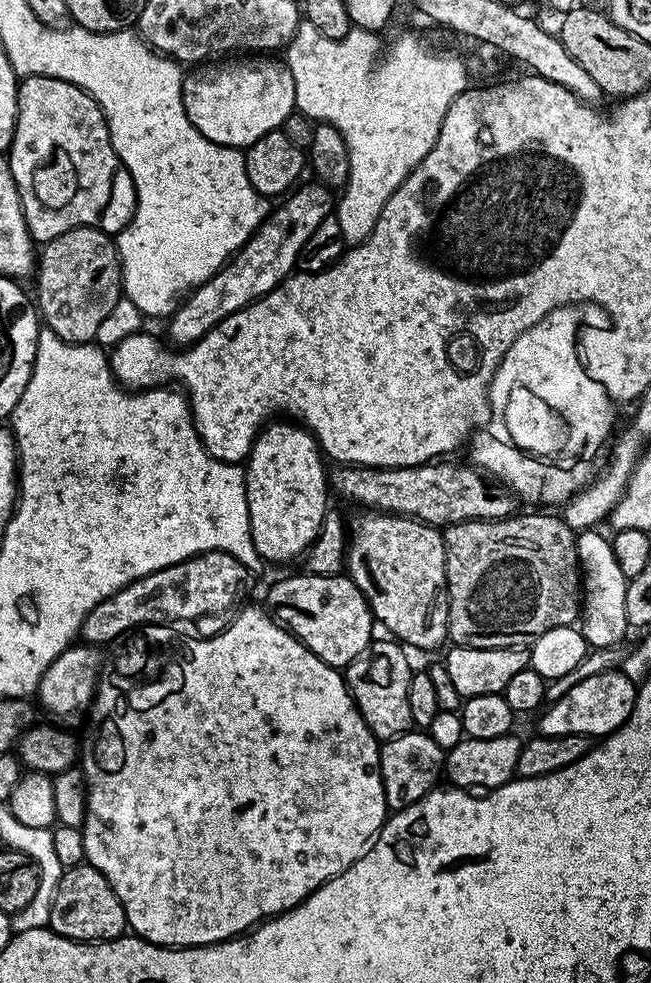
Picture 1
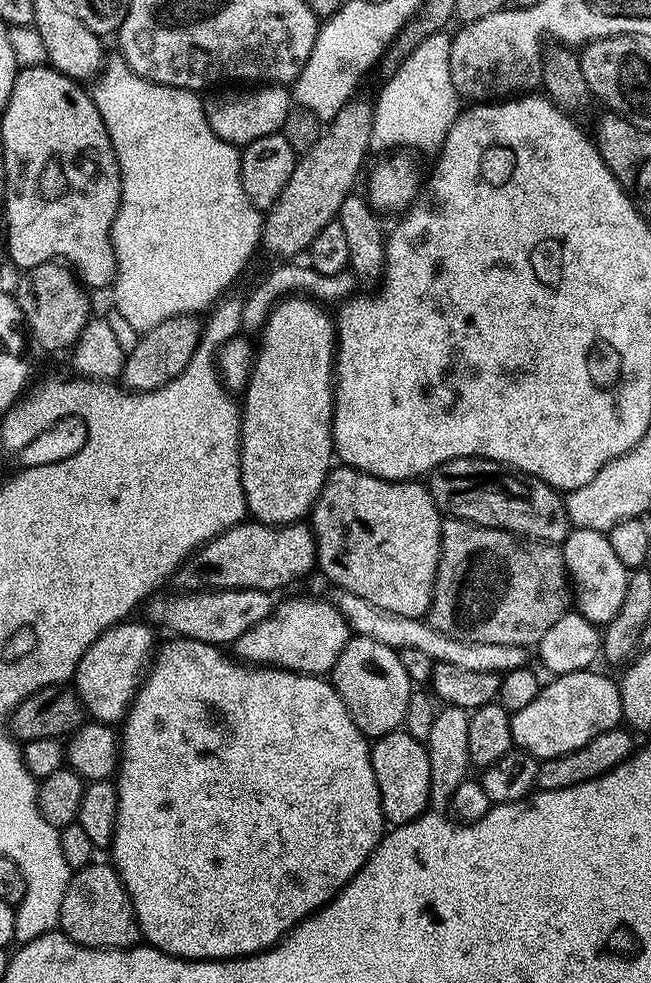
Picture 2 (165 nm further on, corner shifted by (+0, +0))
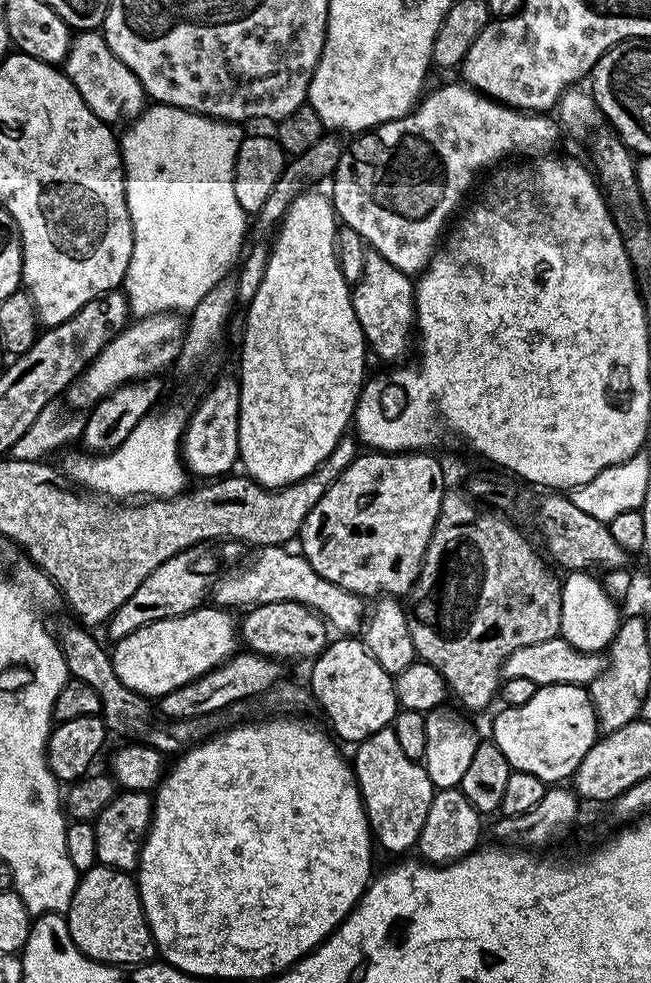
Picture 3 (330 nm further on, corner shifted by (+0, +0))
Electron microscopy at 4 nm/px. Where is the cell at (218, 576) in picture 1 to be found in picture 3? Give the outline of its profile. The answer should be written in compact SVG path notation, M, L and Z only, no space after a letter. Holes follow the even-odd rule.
M283 600L257 604L247 609L243 616L238 624L239 639L247 651L256 652L260 656L270 656L281 662L308 662L319 656L330 643L330 629L322 617L314 609L302 606L298 602Z

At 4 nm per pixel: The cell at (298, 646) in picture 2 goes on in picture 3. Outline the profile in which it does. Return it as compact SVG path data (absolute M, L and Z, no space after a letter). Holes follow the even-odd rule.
M247 650L237 651L228 657L223 664L202 674L197 680L186 682L178 690L170 690L170 694L159 697L158 712L164 720L189 720L199 716L213 716L234 702L259 698L285 679L285 665L270 656L260 656Z

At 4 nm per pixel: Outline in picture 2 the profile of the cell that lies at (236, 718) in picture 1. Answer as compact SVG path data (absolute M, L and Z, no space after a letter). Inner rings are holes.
M172 638L169 644L159 645L146 675L132 699L132 703L126 713L126 719L122 724L122 739L120 742L120 762L118 765L118 775L114 783L118 794L118 810L116 811L116 825L110 845L111 863L114 865L120 880L124 883L124 889L132 898L132 905L136 911L136 921L140 923L140 931L143 939L151 947L159 948L161 952L166 952L170 956L178 956L181 960L231 960L241 956L252 956L256 952L263 952L266 948L271 948L273 944L280 943L285 935L292 931L297 924L306 916L312 915L320 909L323 904L327 904L345 884L351 880L352 875L367 862L376 845L380 843L380 837L386 828L384 811L380 808L380 791L374 778L372 769L372 749L369 737L363 736L354 726L342 698L332 687L331 683L324 676L306 676L299 672L289 672L286 668L273 668L271 666L249 666L231 655L224 656L225 649L215 644L199 644L197 640L187 638Z

